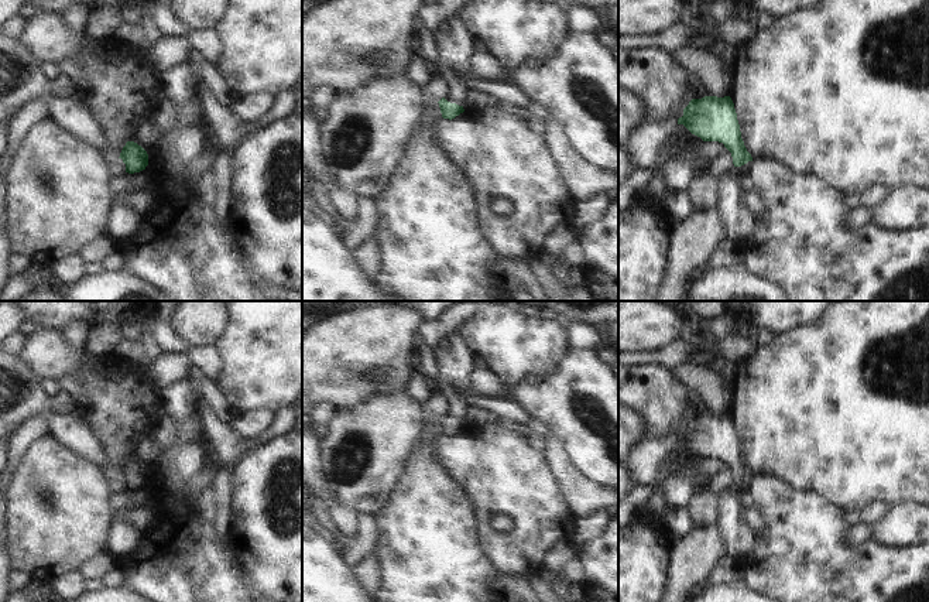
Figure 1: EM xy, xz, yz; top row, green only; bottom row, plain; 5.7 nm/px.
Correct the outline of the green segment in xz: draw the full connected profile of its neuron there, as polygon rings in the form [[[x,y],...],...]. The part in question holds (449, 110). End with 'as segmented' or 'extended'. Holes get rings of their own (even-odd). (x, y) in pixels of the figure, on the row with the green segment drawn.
[[[442,98],[438,103],[439,103],[440,113],[442,113],[443,119],[452,120],[464,112],[463,106],[459,106],[456,103],[450,103],[445,98]]] | as segmented

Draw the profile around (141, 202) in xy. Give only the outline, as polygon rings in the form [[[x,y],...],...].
[[[145,189],[141,192],[123,192],[119,195],[121,203],[137,212],[141,218],[155,205],[155,194]]]

